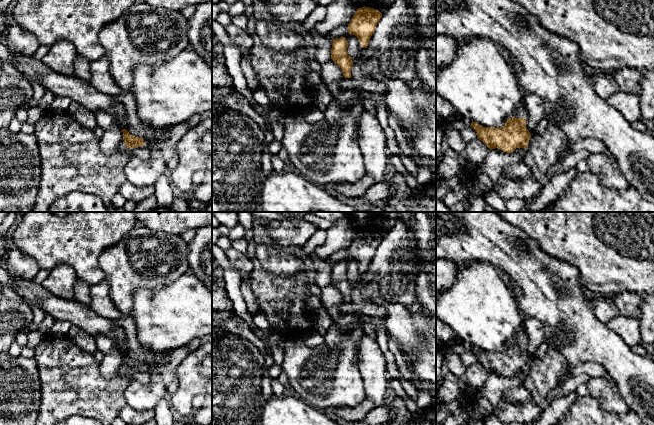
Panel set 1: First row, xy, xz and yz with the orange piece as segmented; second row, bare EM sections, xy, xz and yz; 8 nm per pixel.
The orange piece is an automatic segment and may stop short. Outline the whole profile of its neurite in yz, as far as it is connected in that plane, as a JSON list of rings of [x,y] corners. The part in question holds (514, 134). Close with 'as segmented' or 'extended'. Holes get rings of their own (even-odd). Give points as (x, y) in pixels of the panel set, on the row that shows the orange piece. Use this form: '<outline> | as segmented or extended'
[[[522,103],[514,116],[507,119],[501,128],[483,127],[473,121],[470,127],[490,150],[498,148],[503,152],[512,153],[516,148],[526,149],[529,144],[531,133],[526,128],[526,118],[527,111]]] | extended

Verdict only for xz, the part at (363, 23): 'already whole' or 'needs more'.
already whole

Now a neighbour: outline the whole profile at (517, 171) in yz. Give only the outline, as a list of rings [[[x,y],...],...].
[[[524,160],[514,163],[504,168],[501,178],[513,181],[521,181],[532,174],[532,169],[525,163]]]

